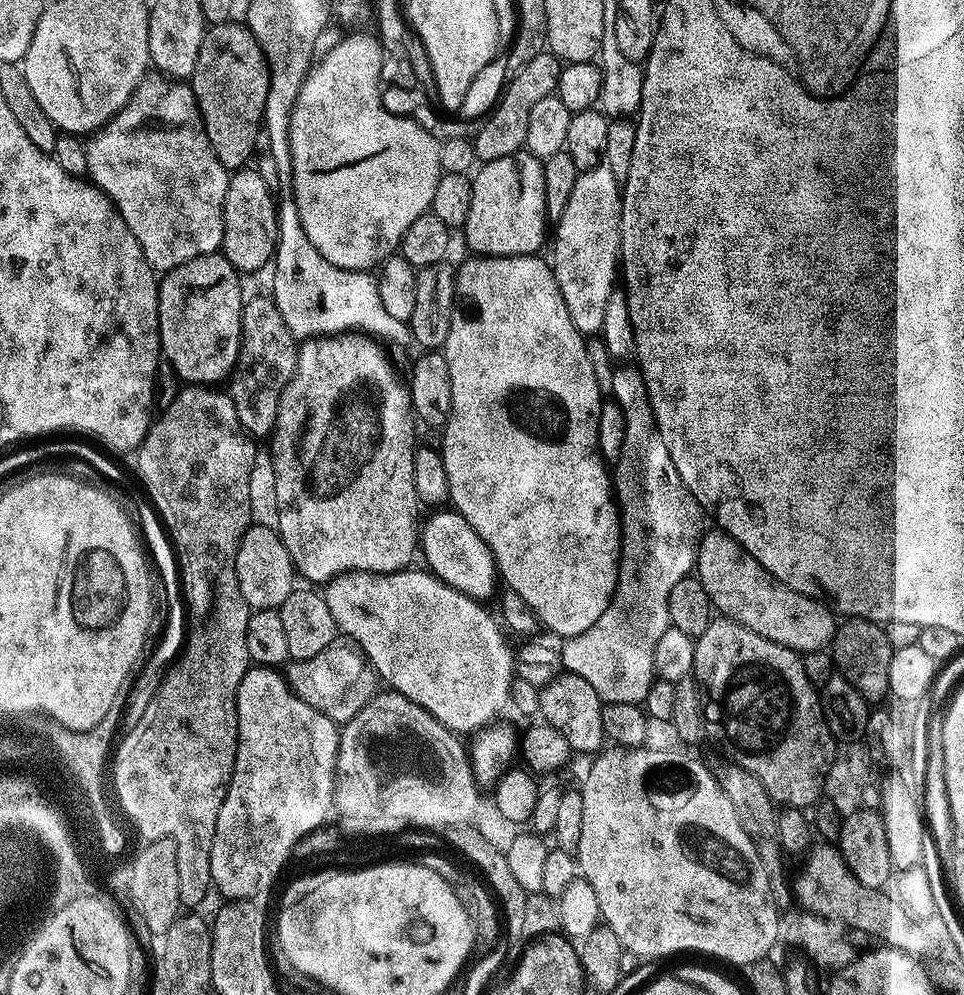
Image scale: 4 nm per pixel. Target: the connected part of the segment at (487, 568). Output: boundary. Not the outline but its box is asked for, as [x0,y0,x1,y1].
[422,512,498,602]

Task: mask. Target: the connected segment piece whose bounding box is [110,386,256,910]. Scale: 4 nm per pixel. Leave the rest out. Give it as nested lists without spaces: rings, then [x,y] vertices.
[[[184,386],[179,389],[179,392],[173,398],[173,401],[168,404],[167,407],[161,411],[159,415],[153,419],[151,426],[148,428],[148,433],[146,438],[141,442],[140,447],[136,449],[134,453],[134,459],[136,459],[136,472],[140,475],[140,480],[144,483],[144,488],[148,491],[147,498],[150,501],[151,506],[156,509],[159,513],[160,519],[163,521],[164,527],[167,529],[168,535],[171,537],[171,544],[175,549],[175,559],[178,561],[178,581],[184,587],[184,600],[188,603],[188,612],[186,611],[186,635],[183,641],[182,651],[170,664],[168,664],[167,669],[164,673],[164,676],[161,678],[161,684],[157,688],[157,692],[154,694],[153,698],[150,700],[150,704],[146,707],[146,712],[142,715],[141,721],[138,722],[133,728],[127,729],[123,734],[124,741],[117,743],[114,748],[114,759],[110,764],[110,784],[116,787],[116,796],[120,799],[120,804],[124,809],[122,810],[123,815],[134,816],[136,821],[132,825],[137,826],[140,824],[143,832],[147,833],[148,836],[156,837],[161,836],[163,833],[172,833],[174,843],[176,843],[176,850],[178,854],[178,898],[180,899],[181,905],[188,910],[196,910],[200,903],[207,898],[208,892],[213,891],[212,887],[212,875],[210,874],[210,846],[214,846],[214,834],[216,833],[216,827],[218,826],[218,810],[222,810],[222,802],[226,798],[228,793],[228,783],[232,777],[232,771],[234,770],[234,762],[236,761],[236,747],[238,746],[238,714],[236,713],[236,695],[238,694],[238,686],[242,682],[242,678],[248,672],[250,667],[250,661],[248,658],[248,651],[246,650],[246,626],[248,625],[248,617],[250,615],[250,609],[246,598],[242,598],[242,590],[238,590],[238,574],[236,573],[236,555],[238,554],[238,546],[240,545],[240,539],[242,534],[250,525],[253,523],[254,517],[251,516],[252,512],[252,467],[256,464],[256,448],[254,445],[253,437],[249,436],[245,432],[244,427],[240,424],[240,419],[238,414],[234,410],[234,402],[232,397],[228,395],[227,391],[221,390],[216,386]]]

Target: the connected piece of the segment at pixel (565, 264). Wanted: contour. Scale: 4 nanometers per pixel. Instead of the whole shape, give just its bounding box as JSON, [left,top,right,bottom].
[550,162,622,334]

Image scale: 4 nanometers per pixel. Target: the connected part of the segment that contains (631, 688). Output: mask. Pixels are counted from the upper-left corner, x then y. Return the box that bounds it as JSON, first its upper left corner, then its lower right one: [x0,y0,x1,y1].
[558,362,705,705]

